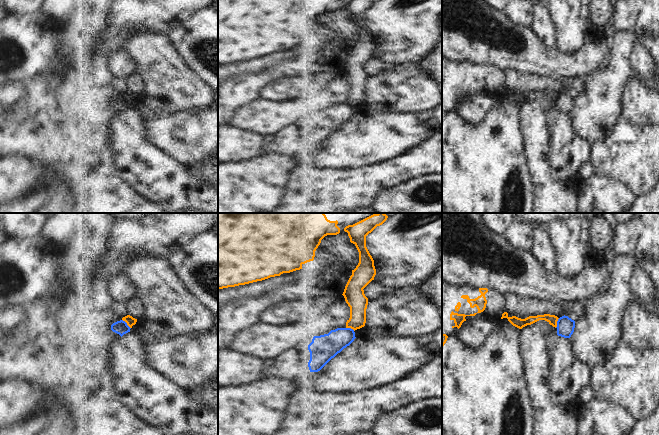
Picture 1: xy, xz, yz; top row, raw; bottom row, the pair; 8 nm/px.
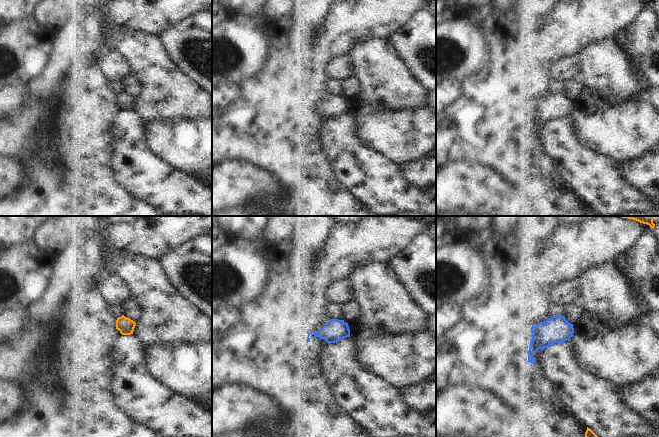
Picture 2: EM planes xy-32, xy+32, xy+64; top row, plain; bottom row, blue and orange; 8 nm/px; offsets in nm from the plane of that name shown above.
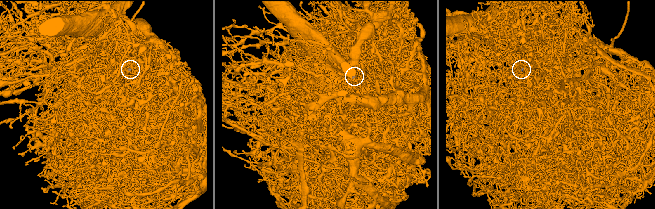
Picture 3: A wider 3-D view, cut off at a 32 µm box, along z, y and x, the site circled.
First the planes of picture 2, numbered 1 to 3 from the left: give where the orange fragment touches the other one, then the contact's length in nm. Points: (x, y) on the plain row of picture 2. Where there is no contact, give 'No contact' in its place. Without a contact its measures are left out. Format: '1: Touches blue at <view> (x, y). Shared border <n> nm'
1: No contact
2: No contact
3: No contact.

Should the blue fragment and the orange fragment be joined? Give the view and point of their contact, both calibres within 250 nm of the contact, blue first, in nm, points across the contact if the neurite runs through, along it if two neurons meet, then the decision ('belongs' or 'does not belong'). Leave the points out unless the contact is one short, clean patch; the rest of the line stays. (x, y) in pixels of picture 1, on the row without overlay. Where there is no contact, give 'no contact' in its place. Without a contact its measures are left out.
meets blue in xy at (126, 100); 110 nm thick on the blue side, 70 nm on the other; border along xy (122, 95), (130, 104); does not belong

